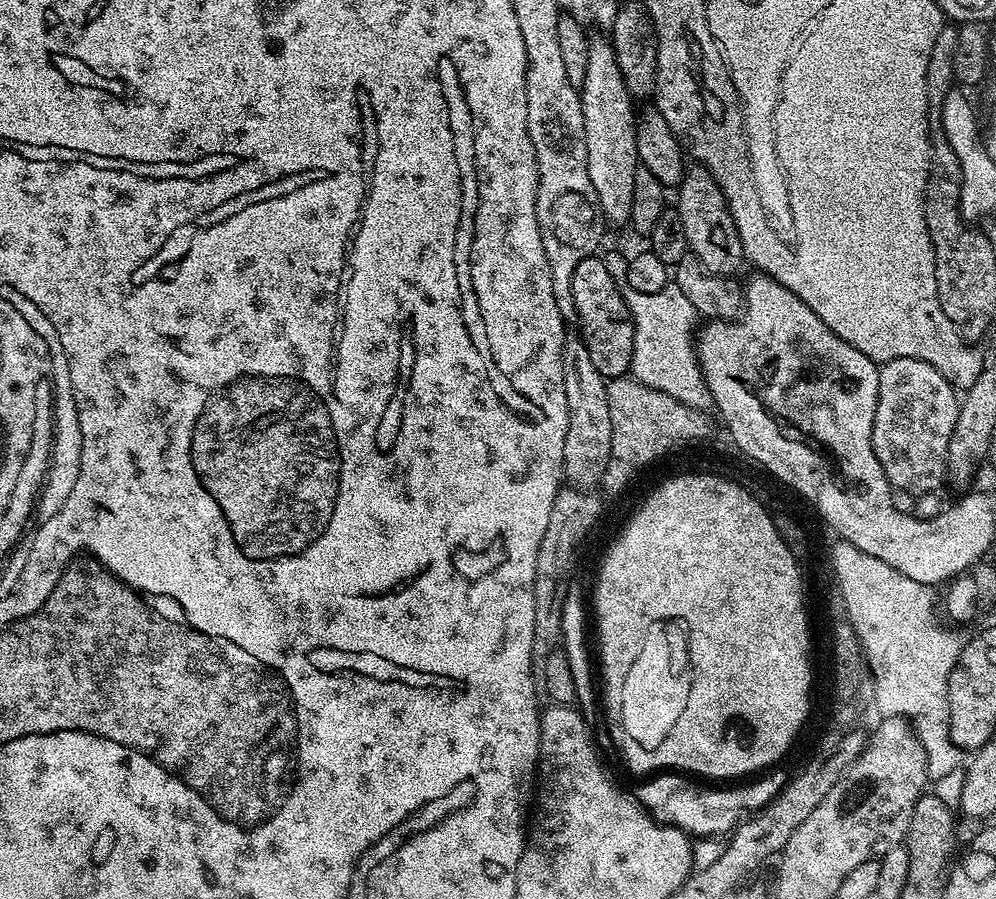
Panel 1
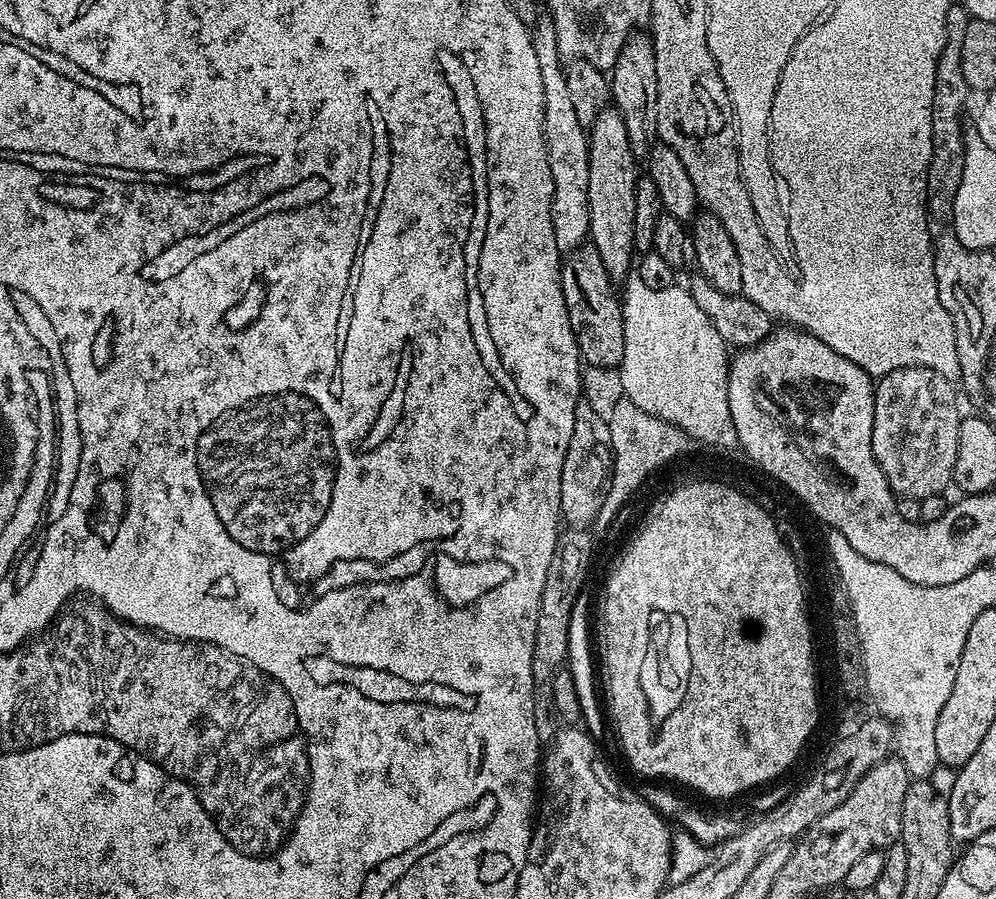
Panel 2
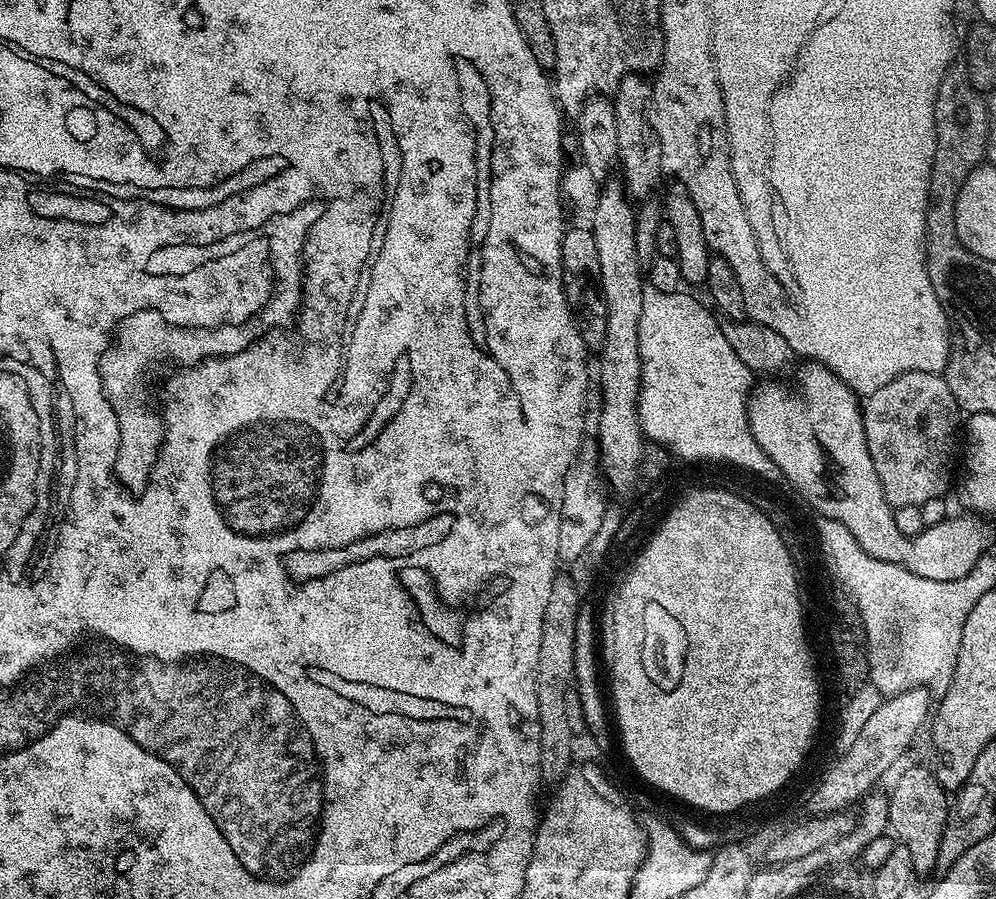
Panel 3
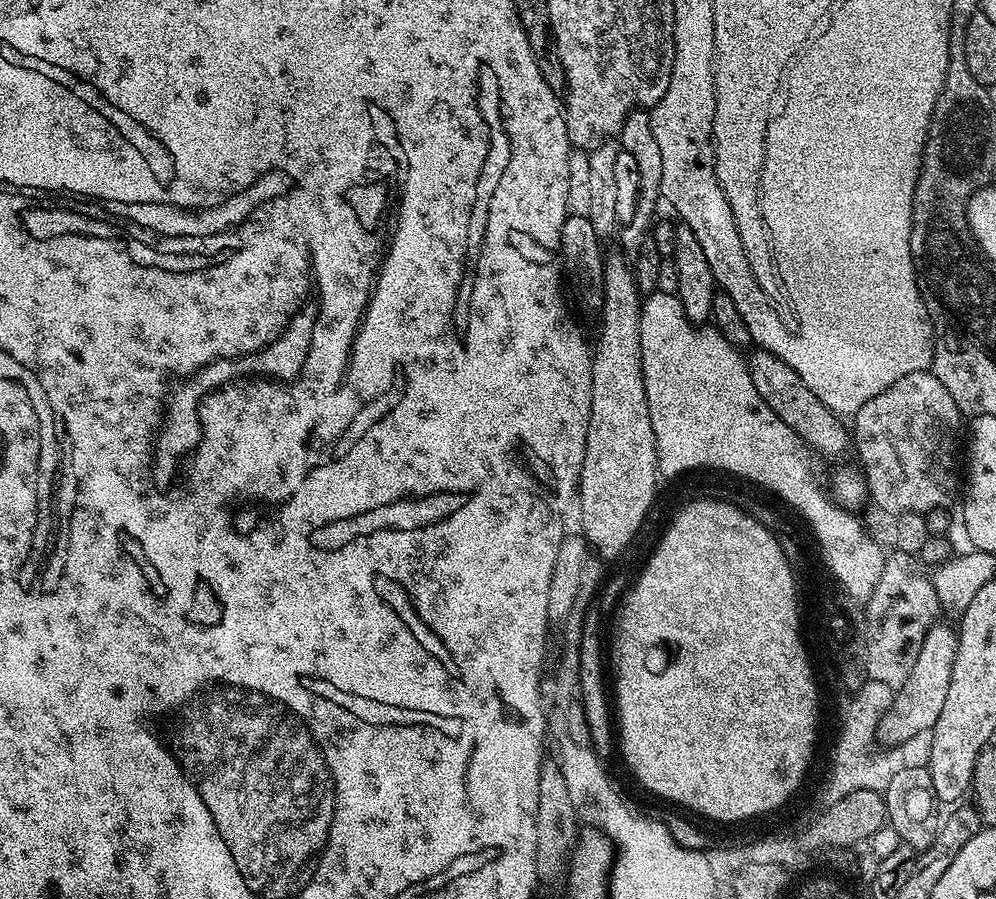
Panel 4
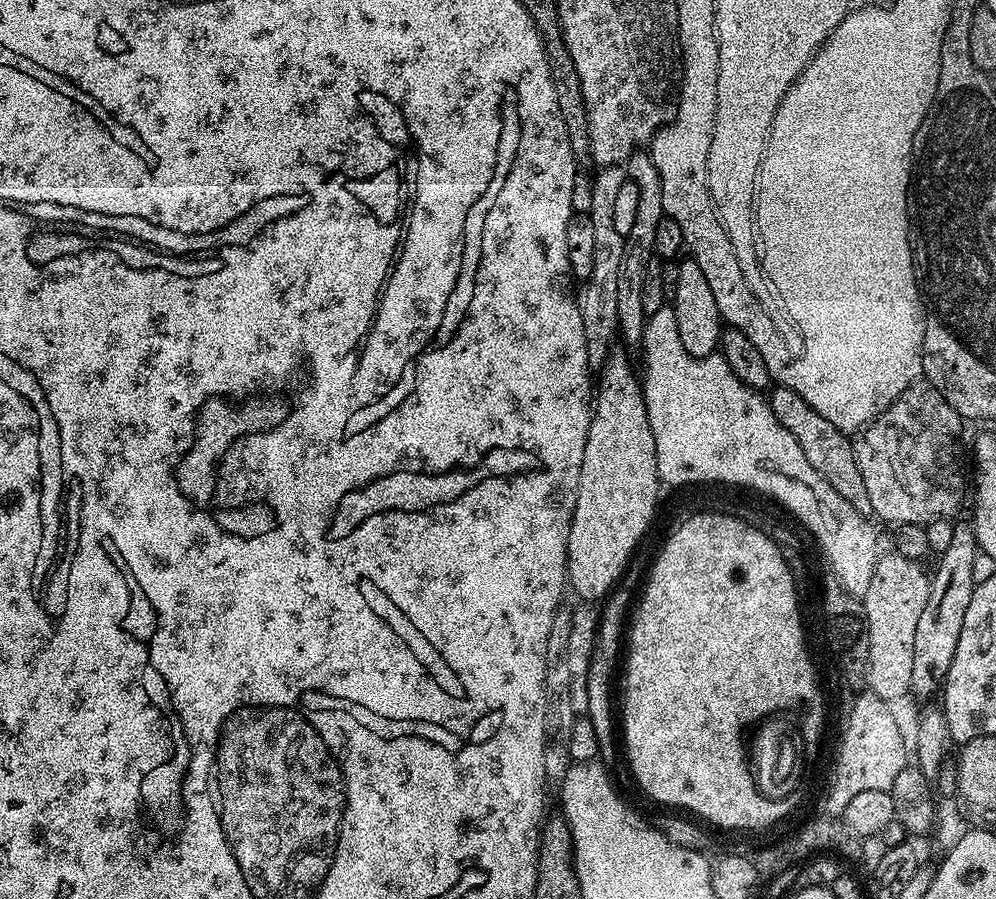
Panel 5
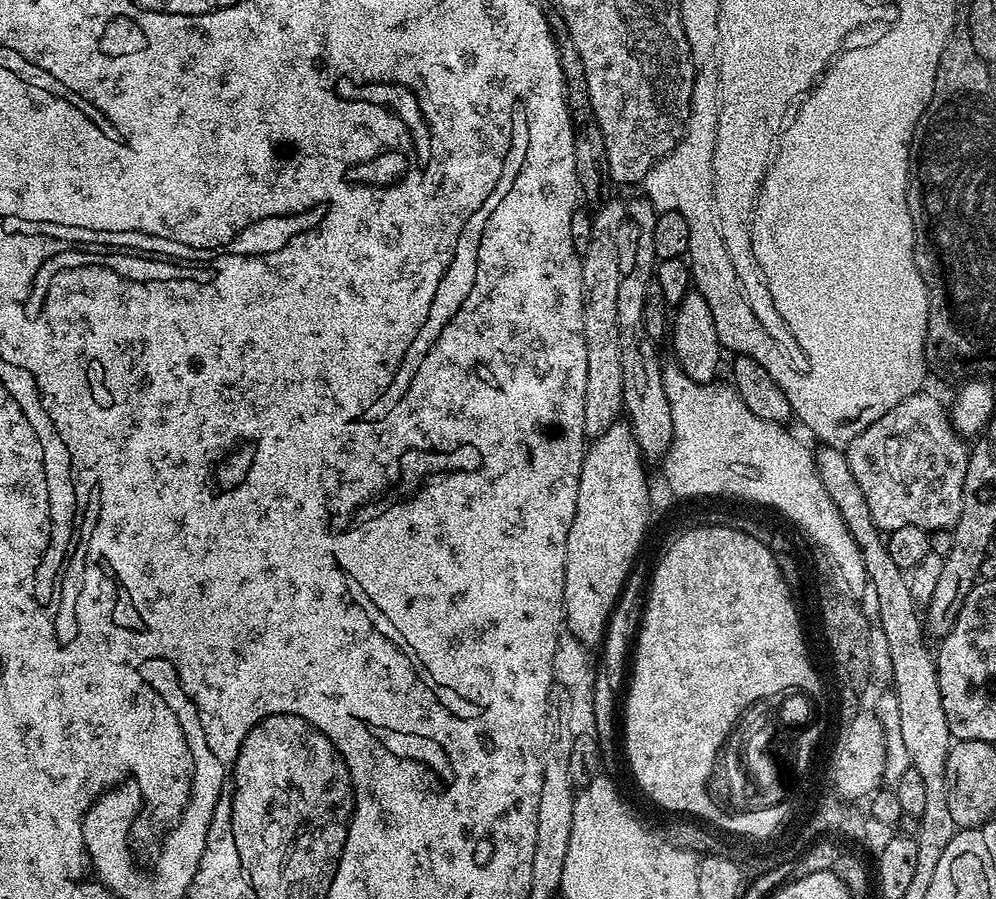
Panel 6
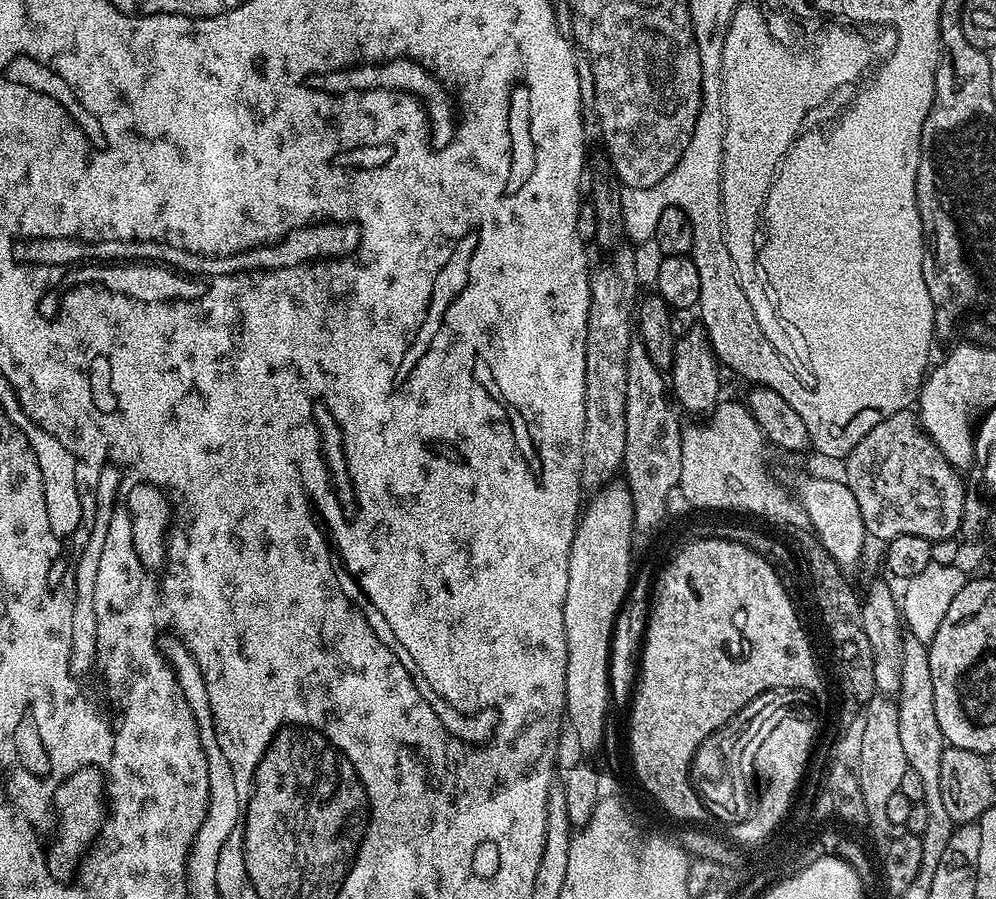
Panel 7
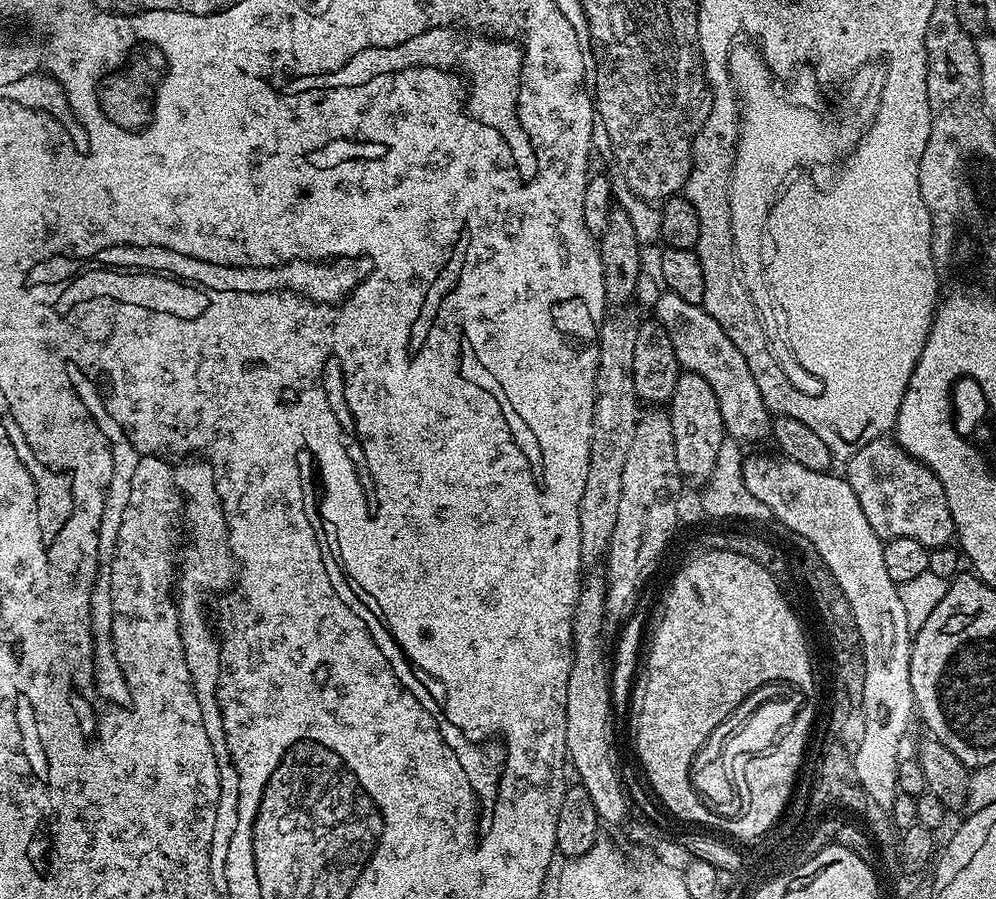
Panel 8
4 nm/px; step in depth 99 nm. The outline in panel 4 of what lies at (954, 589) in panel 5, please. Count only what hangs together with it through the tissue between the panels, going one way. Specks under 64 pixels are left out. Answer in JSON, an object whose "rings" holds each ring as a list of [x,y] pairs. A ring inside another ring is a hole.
{"rings":[[[942,622],[933,624],[926,633],[909,678],[895,691],[893,704],[877,726],[875,739],[881,745],[902,746],[900,744],[922,735],[923,732],[924,735],[931,733],[932,727],[938,722],[938,714],[942,714],[946,693],[950,690],[950,674],[954,674],[957,643],[957,629],[947,628]]]}

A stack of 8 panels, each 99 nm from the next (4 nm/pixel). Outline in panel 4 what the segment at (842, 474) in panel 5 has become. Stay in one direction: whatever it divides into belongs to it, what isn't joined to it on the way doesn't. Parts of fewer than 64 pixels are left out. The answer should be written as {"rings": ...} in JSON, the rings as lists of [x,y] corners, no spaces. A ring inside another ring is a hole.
{"rings":[[[756,350],[753,353],[753,356],[747,357],[748,373],[750,378],[754,378],[758,394],[762,394],[762,402],[766,402],[766,406],[770,406],[770,410],[774,410],[774,414],[778,414],[778,418],[790,426],[790,430],[802,434],[810,446],[815,446],[820,457],[840,456],[847,448],[849,451],[850,432],[845,421],[831,412],[818,398],[818,394],[814,394],[814,390],[802,382],[795,367],[791,363],[788,365],[783,355],[775,356],[767,350]]]}

